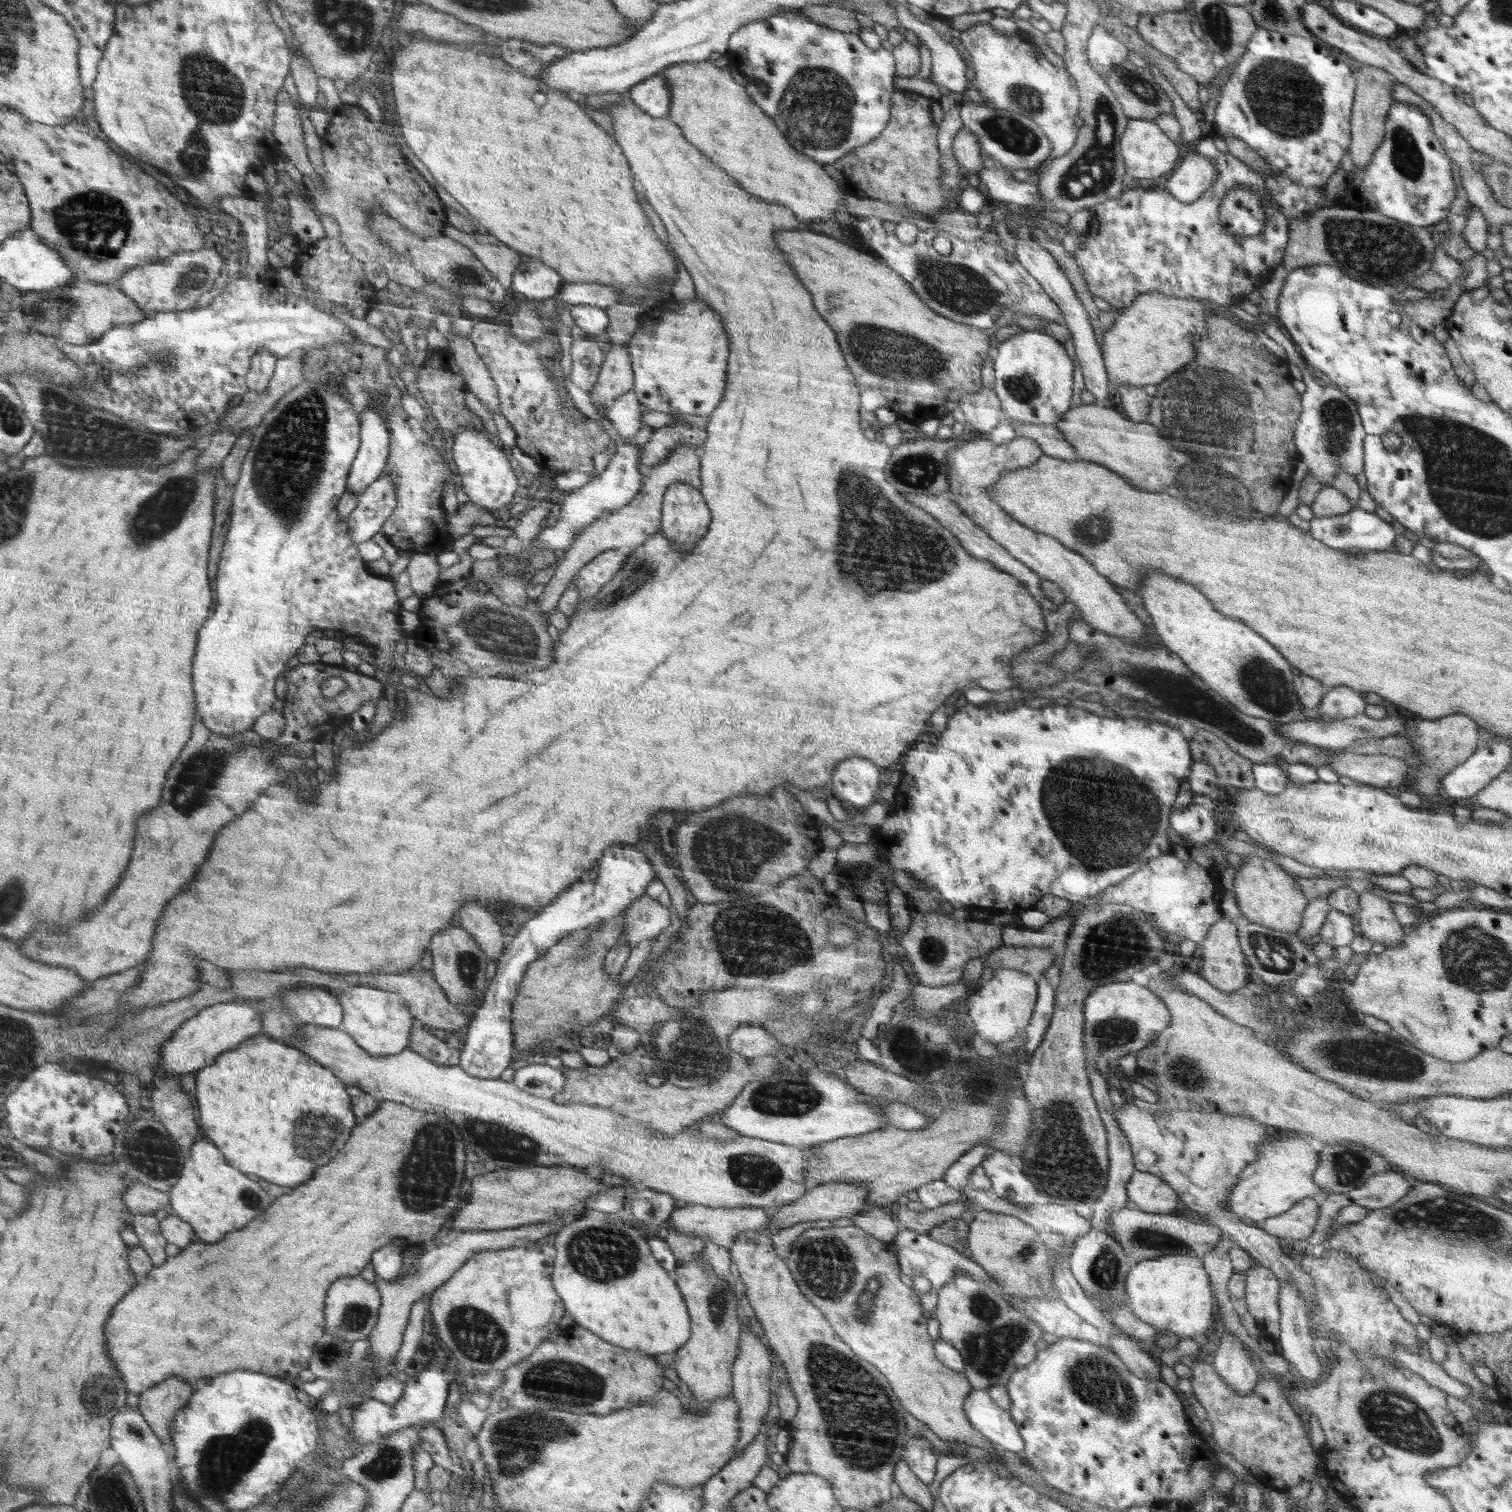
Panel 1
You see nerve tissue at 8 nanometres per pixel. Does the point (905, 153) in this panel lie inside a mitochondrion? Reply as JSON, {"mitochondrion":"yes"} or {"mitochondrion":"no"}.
{"mitochondrion":"no"}

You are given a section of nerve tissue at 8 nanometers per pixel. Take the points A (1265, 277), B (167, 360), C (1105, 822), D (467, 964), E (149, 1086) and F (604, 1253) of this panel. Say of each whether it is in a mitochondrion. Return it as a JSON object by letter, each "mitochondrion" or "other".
{"A":"other","B":"mitochondrion","C":"mitochondrion","D":"mitochondrion","E":"other","F":"mitochondrion"}

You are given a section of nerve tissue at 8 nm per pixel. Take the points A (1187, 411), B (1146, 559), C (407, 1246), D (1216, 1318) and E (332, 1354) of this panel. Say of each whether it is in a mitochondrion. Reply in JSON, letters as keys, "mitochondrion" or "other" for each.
{"A":"mitochondrion","B":"other","C":"other","D":"other","E":"mitochondrion"}

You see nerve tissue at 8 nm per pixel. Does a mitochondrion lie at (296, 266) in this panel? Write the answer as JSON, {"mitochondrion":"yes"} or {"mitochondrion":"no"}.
{"mitochondrion":"no"}

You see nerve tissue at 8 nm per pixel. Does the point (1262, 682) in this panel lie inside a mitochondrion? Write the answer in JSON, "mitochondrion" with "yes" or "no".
{"mitochondrion":"yes"}

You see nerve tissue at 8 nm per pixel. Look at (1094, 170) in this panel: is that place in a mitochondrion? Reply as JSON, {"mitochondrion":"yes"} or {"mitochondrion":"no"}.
{"mitochondrion":"yes"}

